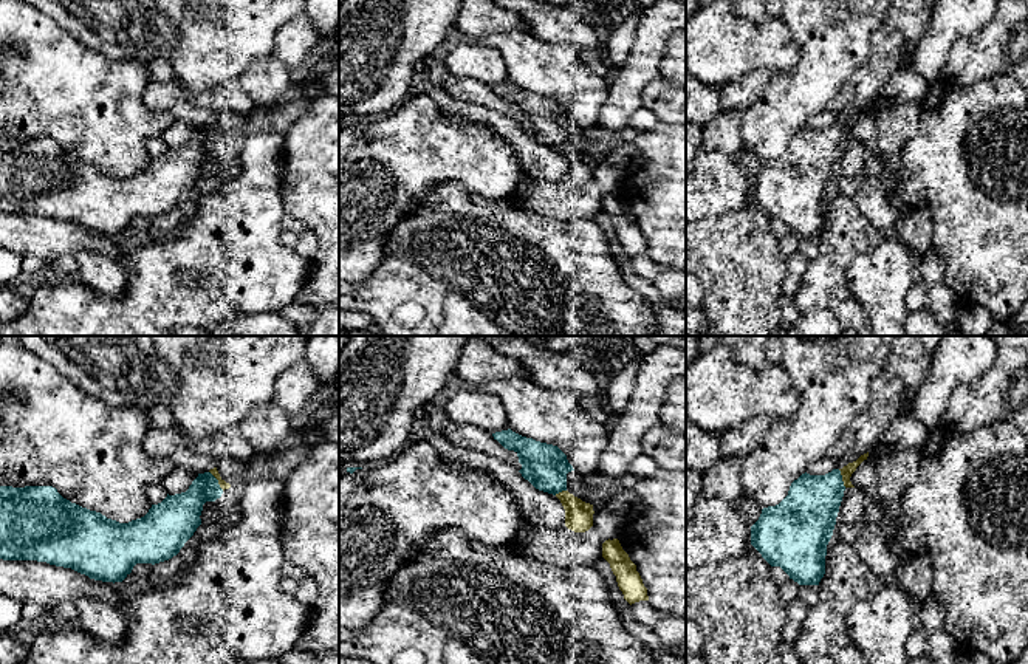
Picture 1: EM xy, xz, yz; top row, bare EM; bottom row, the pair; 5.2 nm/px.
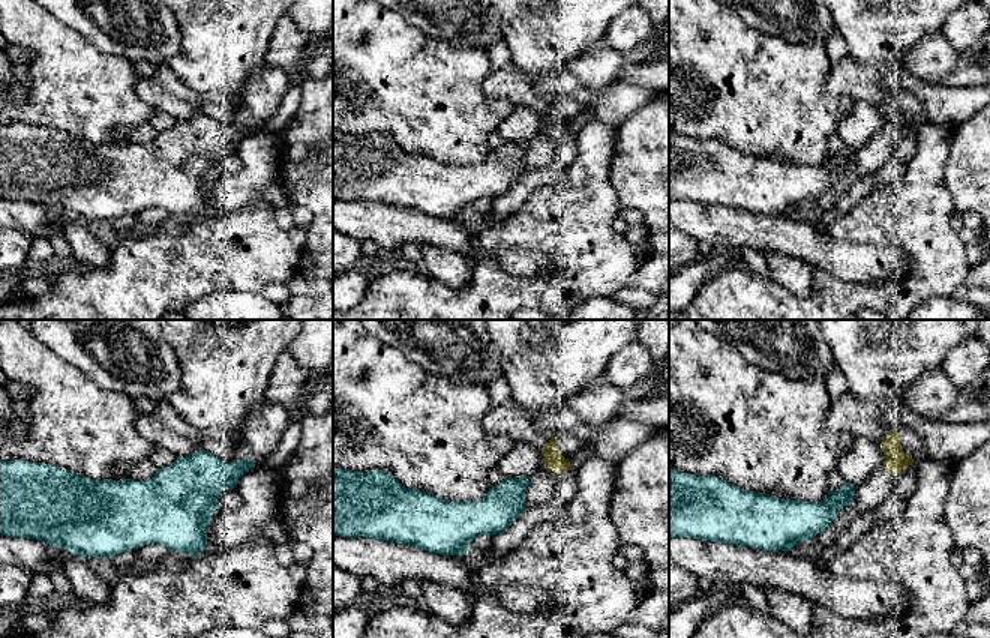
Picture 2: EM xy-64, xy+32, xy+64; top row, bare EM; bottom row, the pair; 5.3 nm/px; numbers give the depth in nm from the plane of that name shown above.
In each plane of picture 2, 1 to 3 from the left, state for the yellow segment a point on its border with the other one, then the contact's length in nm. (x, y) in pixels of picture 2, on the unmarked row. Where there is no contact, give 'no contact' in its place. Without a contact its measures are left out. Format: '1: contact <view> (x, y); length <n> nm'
1: no contact
2: no contact
3: no contact

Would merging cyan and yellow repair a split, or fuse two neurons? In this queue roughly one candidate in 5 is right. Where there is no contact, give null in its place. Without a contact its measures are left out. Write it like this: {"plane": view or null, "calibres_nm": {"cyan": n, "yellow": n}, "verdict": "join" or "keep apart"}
{"plane": "xy", "calibres_nm": {"cyan": 190, "yellow": 50}, "verdict": "keep apart"}

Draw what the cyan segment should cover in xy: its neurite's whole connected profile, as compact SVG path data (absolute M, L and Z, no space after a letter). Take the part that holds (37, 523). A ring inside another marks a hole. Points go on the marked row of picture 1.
M211 472L198 474L186 492L167 494L144 517L119 523L71 503L53 486L0 486L0 559L46 562L94 580L122 582L136 563L155 565L176 556L201 525L203 505L221 494Z

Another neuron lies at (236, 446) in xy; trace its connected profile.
M238 429L215 433L203 443L195 443L184 436L184 444L195 452L212 455L218 460L240 460L251 467L257 467L263 477L282 483L308 458L311 446L305 446L299 438L293 438L271 464L263 464L255 458L252 446L246 441Z

